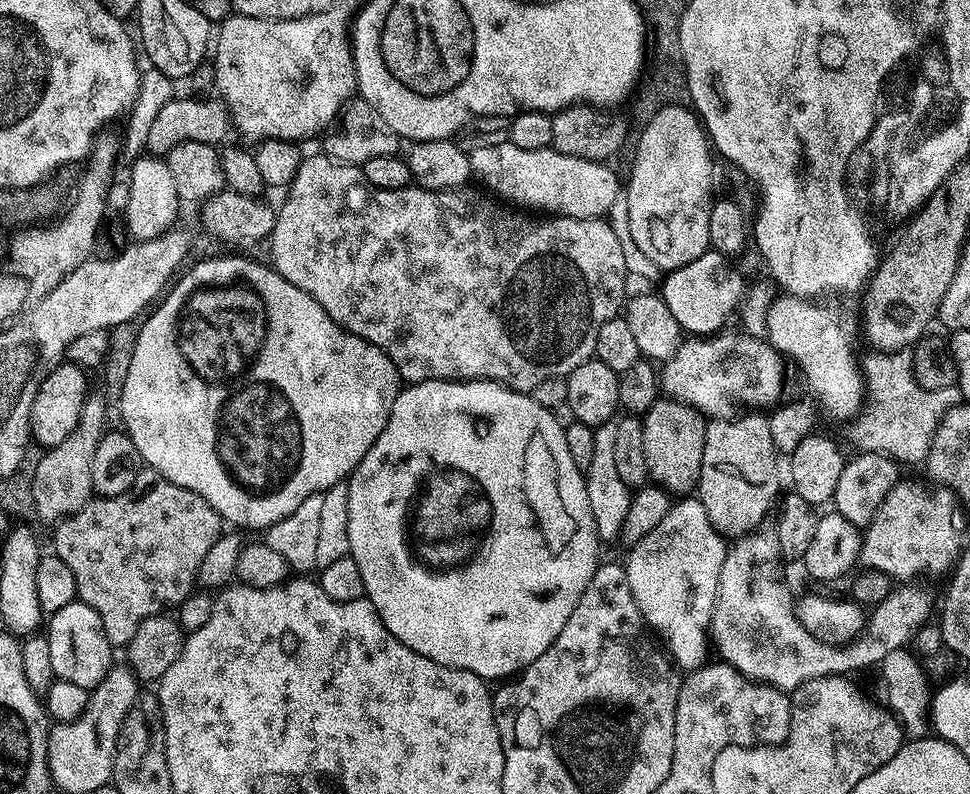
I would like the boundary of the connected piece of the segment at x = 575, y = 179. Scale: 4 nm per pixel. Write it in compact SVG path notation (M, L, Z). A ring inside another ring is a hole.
M497 142L474 149L470 159L472 176L480 179L489 193L509 205L544 212L540 214L569 216L579 220L604 218L615 206L616 195L622 192L621 181L620 184L616 181L607 163L563 156L551 146L542 150L522 150L511 142Z

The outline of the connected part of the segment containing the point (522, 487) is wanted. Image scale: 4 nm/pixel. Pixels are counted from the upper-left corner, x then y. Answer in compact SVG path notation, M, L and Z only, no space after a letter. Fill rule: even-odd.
M427 380L421 384L409 384L401 387L394 406L388 409L388 421L382 430L382 434L378 434L374 446L370 446L370 450L366 450L362 462L358 462L358 466L346 481L348 485L348 533L350 534L348 550L354 558L354 562L358 562L358 570L362 574L362 582L364 583L364 596L374 606L374 610L378 610L386 630L390 630L390 634L394 634L394 638L398 638L400 644L410 646L410 650L414 650L447 668L470 670L484 680L496 682L501 678L515 677L517 673L527 668L530 662L534 662L534 658L538 658L538 654L545 652L554 642L554 638L558 638L558 634L562 632L562 626L566 626L566 618L570 618L570 614L574 614L574 606L578 606L578 598L582 598L586 586L590 586L590 578L594 578L598 561L601 559L599 556L600 547L602 547L601 538L594 526L594 514L590 510L586 476L582 469L574 466L574 460L570 458L570 446L566 446L564 430L565 425L562 423L561 417L550 410L546 410L546 406L538 406L538 402L534 402L531 394L515 392L513 388L506 388L494 380L466 380L463 382Z

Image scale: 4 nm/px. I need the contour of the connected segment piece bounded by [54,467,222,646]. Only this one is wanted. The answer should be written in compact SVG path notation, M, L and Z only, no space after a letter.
M145 467L129 492L93 498L73 516L65 516L55 528L54 554L70 566L79 603L90 606L98 614L111 644L127 646L144 619L161 615L171 604L171 608L179 606L194 592L192 583L197 583L206 550L210 550L222 534L222 521L206 498L170 482L153 468Z

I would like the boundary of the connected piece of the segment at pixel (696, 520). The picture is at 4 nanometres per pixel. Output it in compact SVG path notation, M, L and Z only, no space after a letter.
M688 498L681 504L676 503L669 509L666 514L666 518L662 518L662 522L658 522L658 526L654 526L654 530L650 530L650 534L646 534L646 538L642 538L636 544L631 545L630 551L632 552L626 559L626 571L628 573L628 585L632 591L632 597L634 602L638 606L640 615L644 618L644 623L649 629L652 628L656 632L660 632L662 639L668 643L667 651L674 659L674 664L677 669L684 668L683 670L695 670L697 668L703 668L706 663L706 657L708 648L710 652L710 625L712 623L712 608L716 604L716 587L718 586L718 578L720 577L720 571L722 570L722 562L724 561L724 554L726 551L725 537L721 536L717 532L716 527L710 522L708 517L708 511L704 509L699 502L688 501Z

